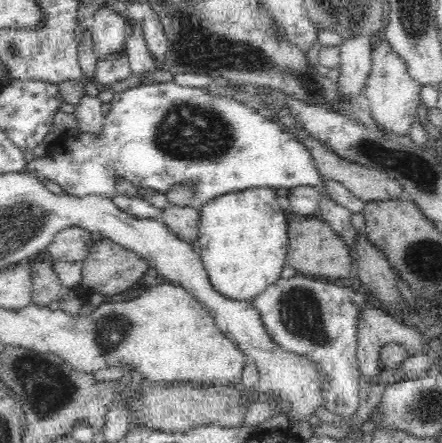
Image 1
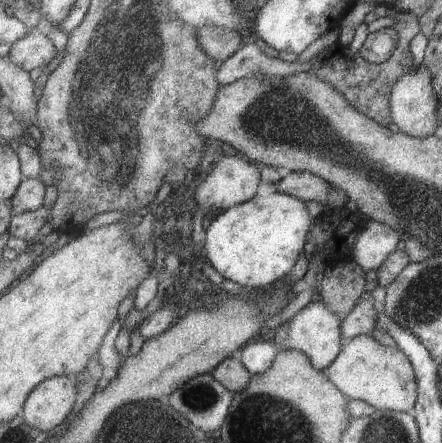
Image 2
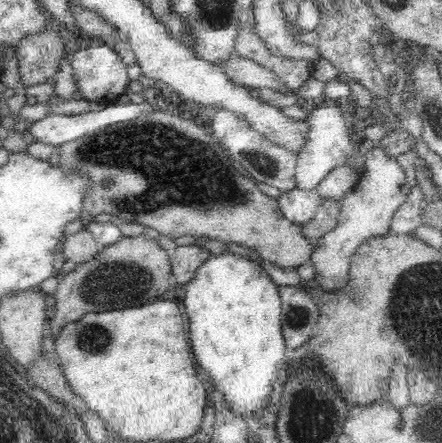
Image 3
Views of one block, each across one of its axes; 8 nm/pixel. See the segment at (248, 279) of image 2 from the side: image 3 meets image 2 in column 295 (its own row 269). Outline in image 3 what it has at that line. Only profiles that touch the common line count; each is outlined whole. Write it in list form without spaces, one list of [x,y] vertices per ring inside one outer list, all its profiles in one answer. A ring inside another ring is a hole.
[[[232,252],[210,254],[198,266],[192,280],[184,284],[184,314],[190,322],[188,334],[192,356],[206,376],[218,382],[234,412],[250,416],[266,406],[266,398],[278,386],[286,360],[282,332],[280,286],[260,262],[250,262]]]

